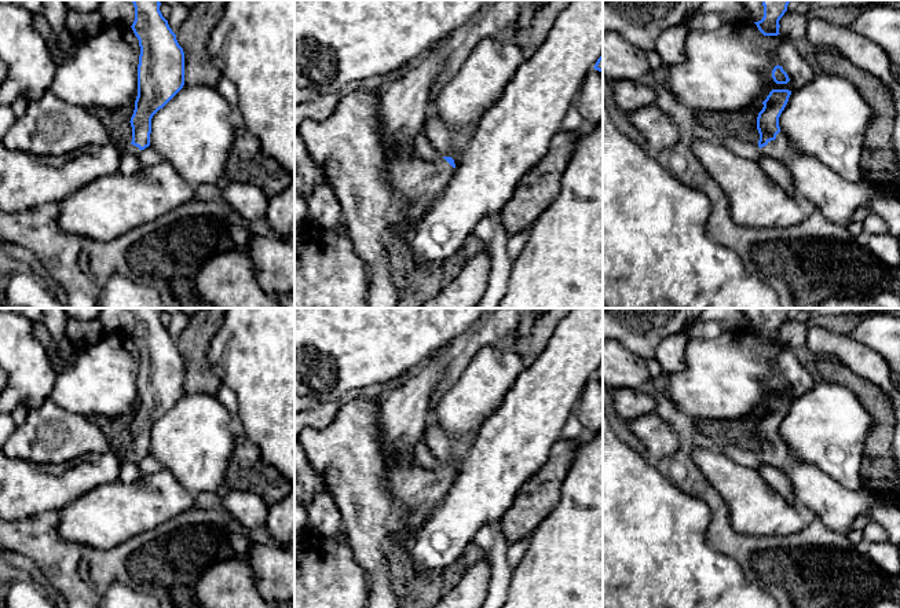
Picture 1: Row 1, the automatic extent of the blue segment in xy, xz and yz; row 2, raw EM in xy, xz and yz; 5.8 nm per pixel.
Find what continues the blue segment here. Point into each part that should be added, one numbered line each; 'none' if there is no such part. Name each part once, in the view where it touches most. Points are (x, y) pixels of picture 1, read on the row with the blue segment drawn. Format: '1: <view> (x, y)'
1: yz (837, 198)

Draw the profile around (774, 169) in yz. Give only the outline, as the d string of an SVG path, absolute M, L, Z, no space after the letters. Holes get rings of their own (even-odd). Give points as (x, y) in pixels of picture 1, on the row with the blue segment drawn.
M762 154L756 162L772 182L782 187L790 197L795 197L794 184L789 169L780 161Z

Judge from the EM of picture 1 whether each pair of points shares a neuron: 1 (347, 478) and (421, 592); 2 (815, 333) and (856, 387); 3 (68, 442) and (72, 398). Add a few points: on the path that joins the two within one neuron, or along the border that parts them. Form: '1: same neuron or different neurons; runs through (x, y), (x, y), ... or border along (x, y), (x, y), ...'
1: different neurons; border along (390, 535), (384, 546), (388, 571)
2: different neurons; border along (813, 356), (834, 356), (860, 374)
3: different neurons; border along (48, 398), (62, 407), (90, 418)

